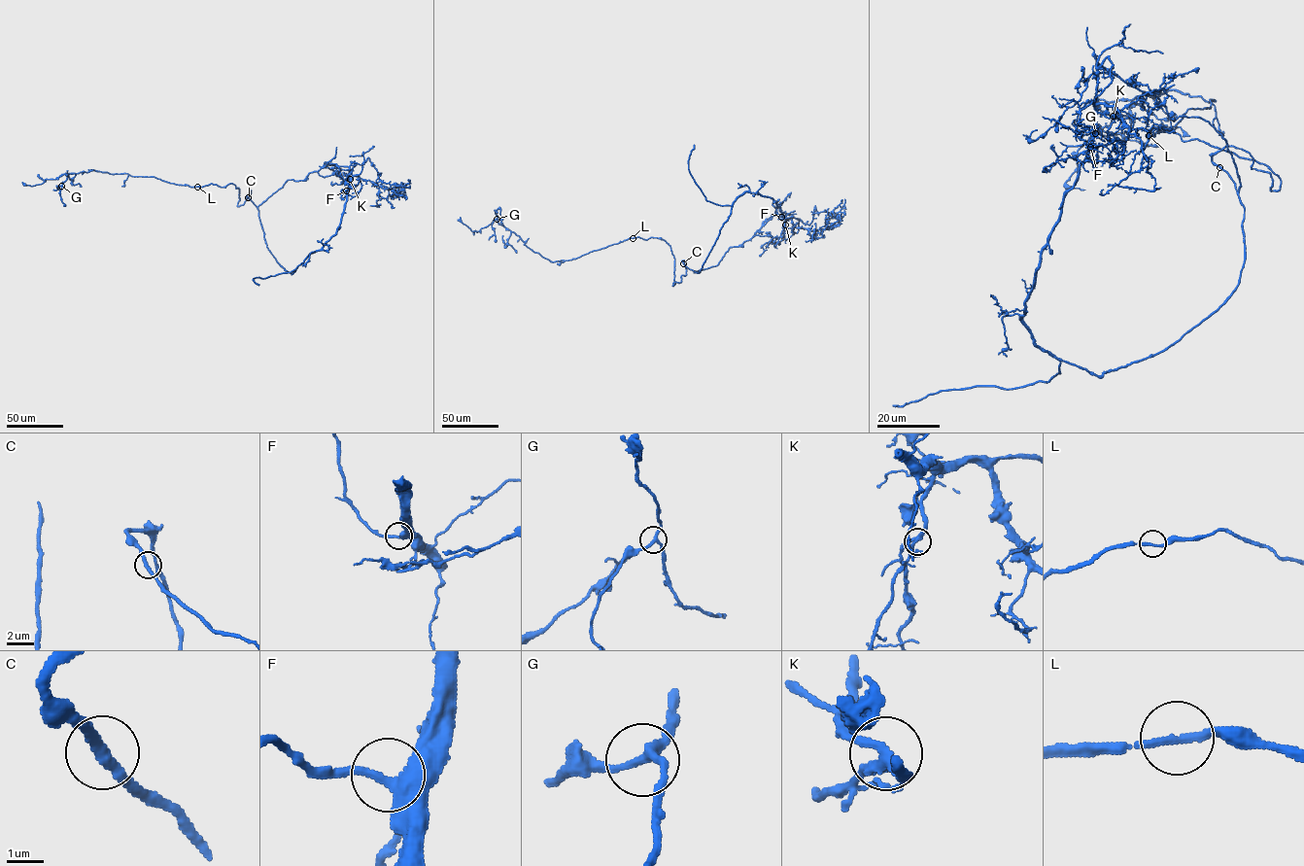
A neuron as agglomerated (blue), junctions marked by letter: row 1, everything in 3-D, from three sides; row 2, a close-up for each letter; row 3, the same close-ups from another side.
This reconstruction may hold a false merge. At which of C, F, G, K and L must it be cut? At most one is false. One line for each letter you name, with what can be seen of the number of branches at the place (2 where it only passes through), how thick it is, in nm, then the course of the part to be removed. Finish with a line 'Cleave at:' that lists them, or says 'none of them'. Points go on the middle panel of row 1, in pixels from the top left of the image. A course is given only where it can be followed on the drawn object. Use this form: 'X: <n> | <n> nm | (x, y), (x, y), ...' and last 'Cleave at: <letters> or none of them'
Cleave at: none of them

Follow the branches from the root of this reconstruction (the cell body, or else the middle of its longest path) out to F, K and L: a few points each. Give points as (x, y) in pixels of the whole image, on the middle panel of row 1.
F: (683, 263), (694, 272), (700, 272), (730, 214), (733, 202), (746, 191), (772, 198), (780, 208), (781, 217)
K: (683, 263), (694, 272), (700, 272), (730, 214), (733, 202), (746, 191), (772, 198), (786, 219), (785, 225)
L: (683, 263), (686, 274), (672, 286), (674, 258), (670, 246), (657, 238), (633, 238)

